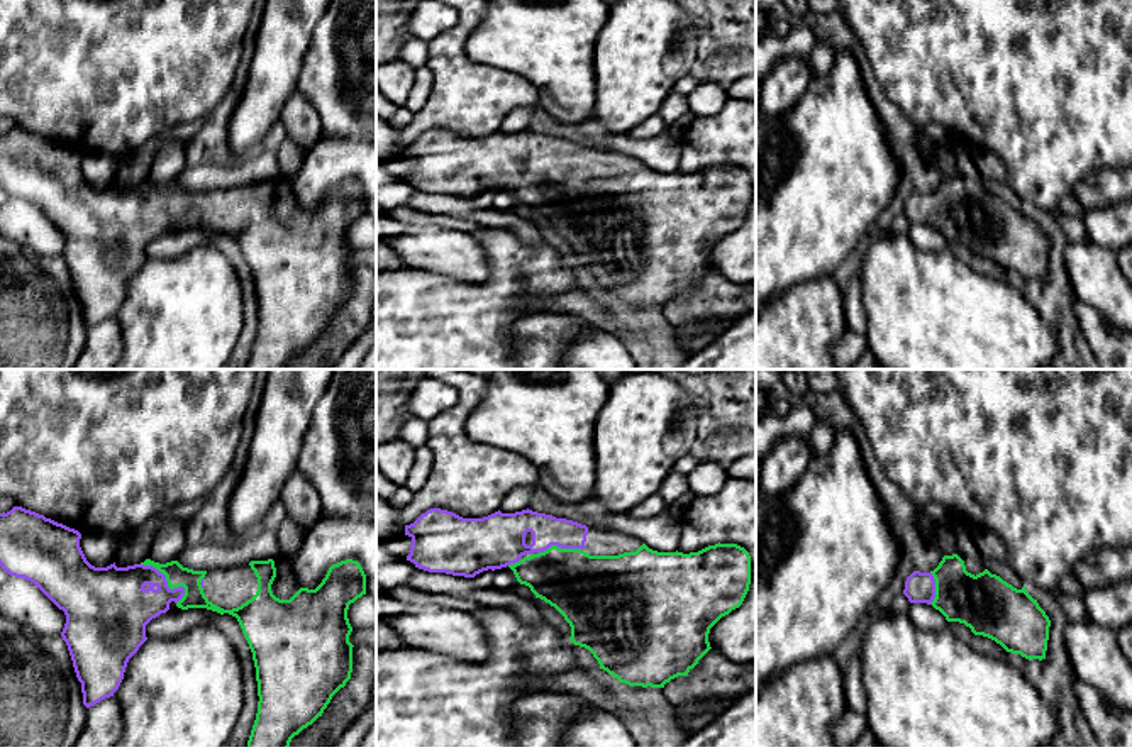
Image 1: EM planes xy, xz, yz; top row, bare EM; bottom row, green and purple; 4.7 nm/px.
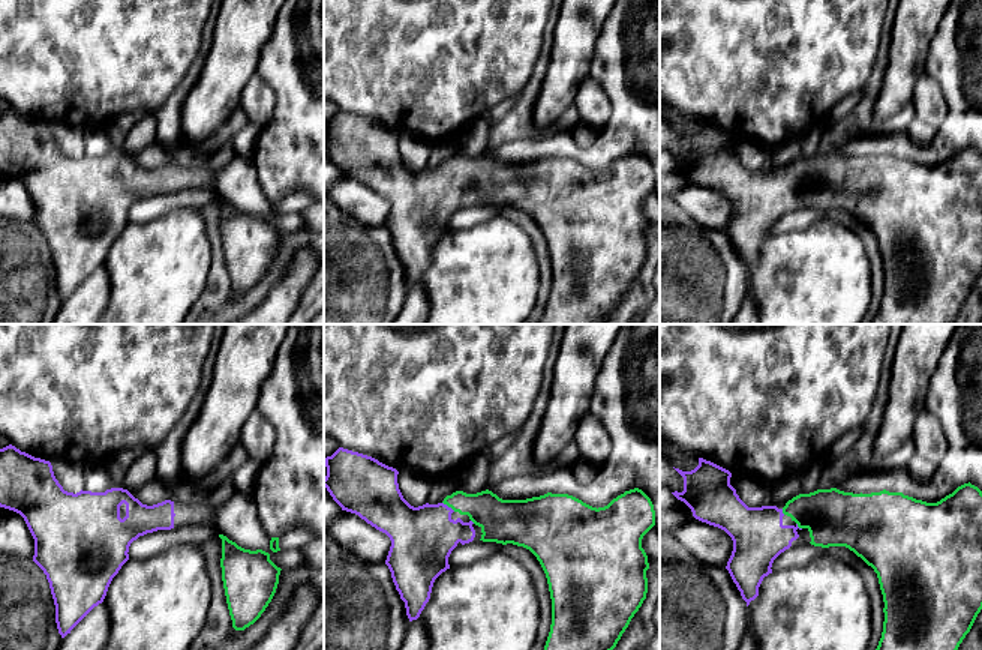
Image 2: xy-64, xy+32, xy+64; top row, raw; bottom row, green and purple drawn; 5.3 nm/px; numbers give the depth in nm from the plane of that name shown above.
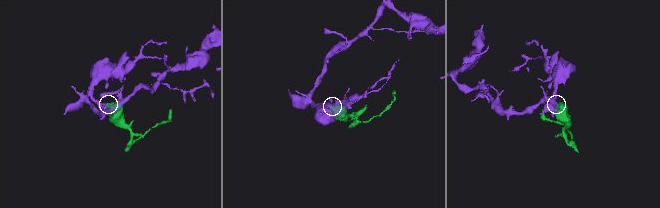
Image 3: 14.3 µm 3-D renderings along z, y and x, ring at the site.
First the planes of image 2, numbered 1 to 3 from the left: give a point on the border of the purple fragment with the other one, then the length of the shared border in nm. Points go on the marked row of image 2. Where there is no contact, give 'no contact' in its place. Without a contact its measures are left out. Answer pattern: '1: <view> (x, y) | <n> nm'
1: no contact
2: xy+32 (449, 506) | 90 nm
3: xy+64 (798, 526) | 50 nm

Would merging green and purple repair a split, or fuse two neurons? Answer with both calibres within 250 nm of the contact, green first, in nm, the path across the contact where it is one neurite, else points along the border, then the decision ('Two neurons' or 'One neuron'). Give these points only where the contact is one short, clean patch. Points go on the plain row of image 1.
Thickness 100 nm (green) against 280 nm. Path across: xy (177, 195), (166, 200), (149, 224), (121, 226). One neuron

